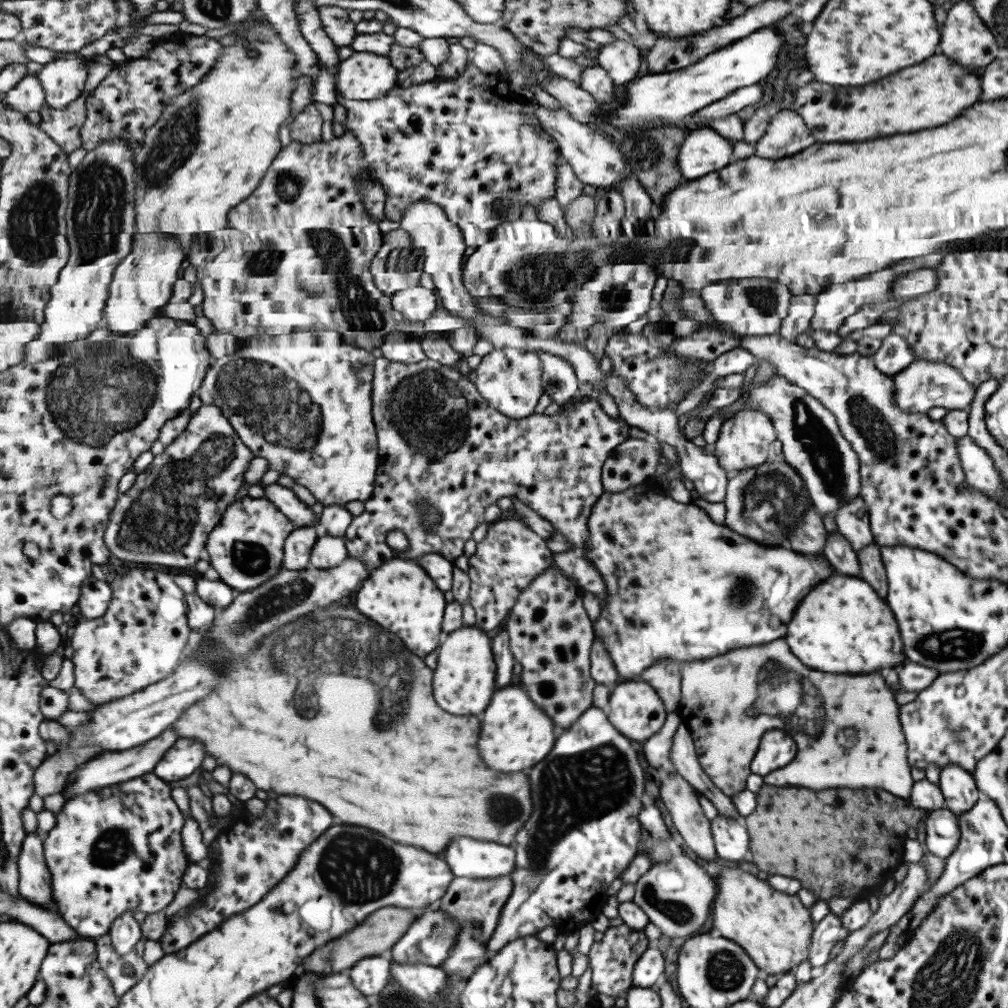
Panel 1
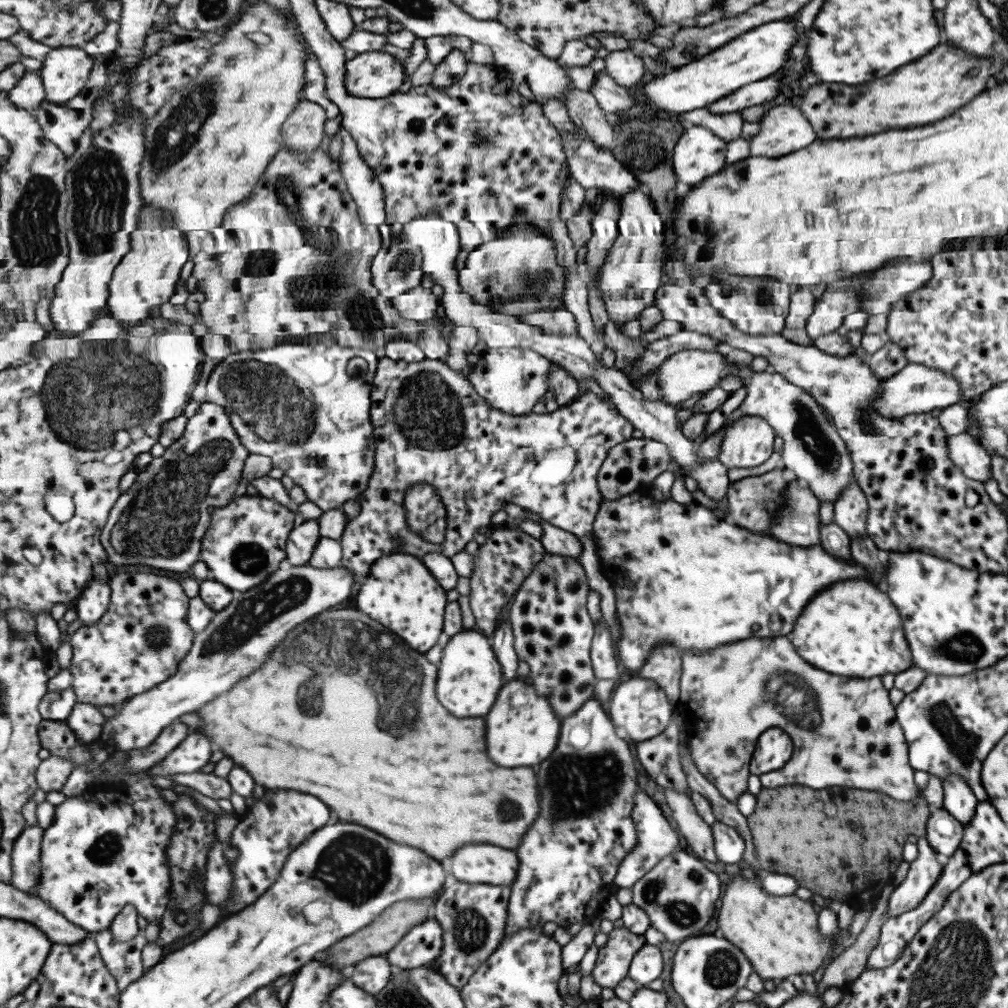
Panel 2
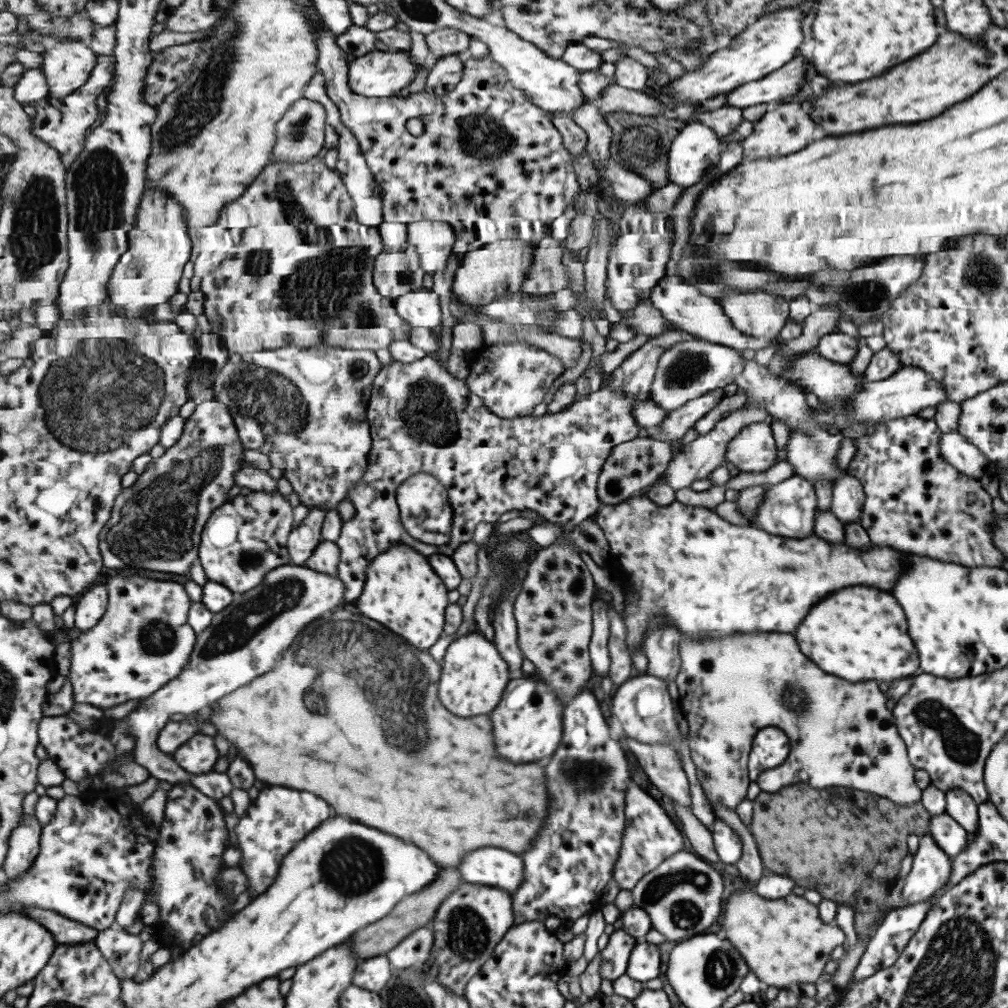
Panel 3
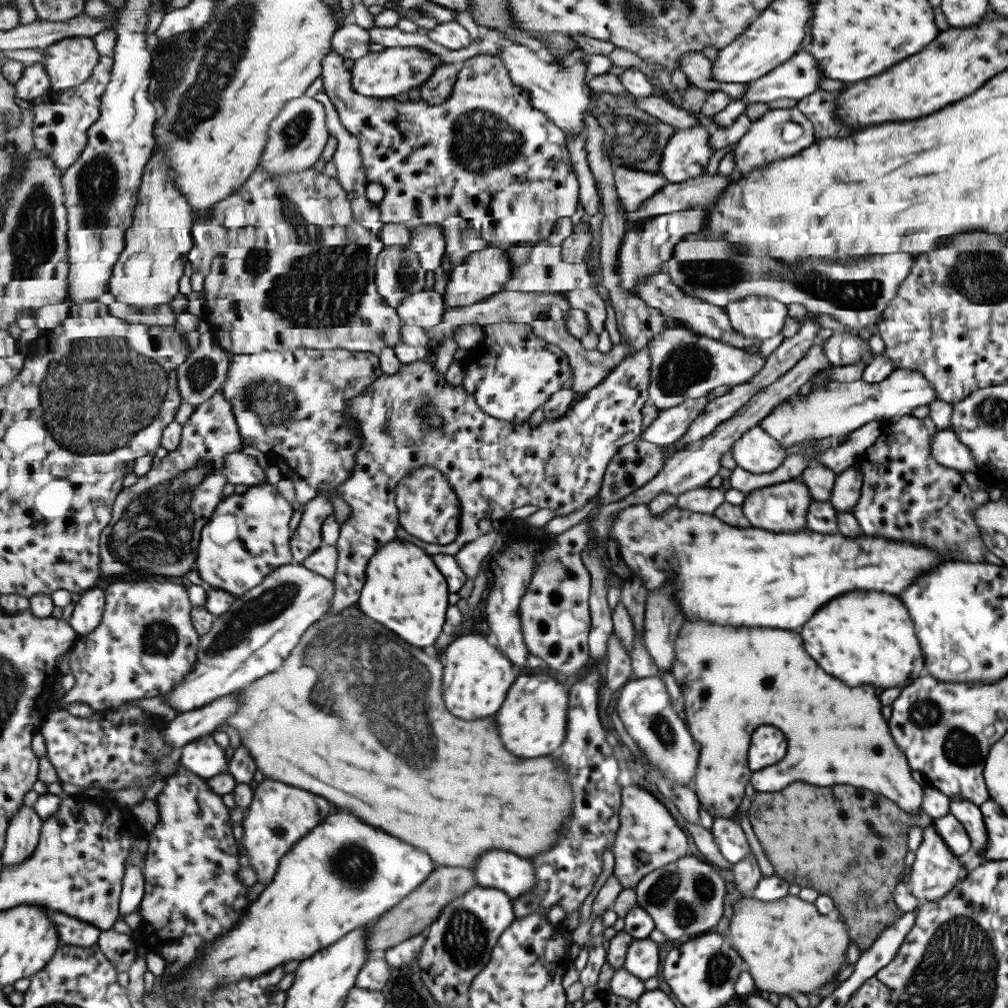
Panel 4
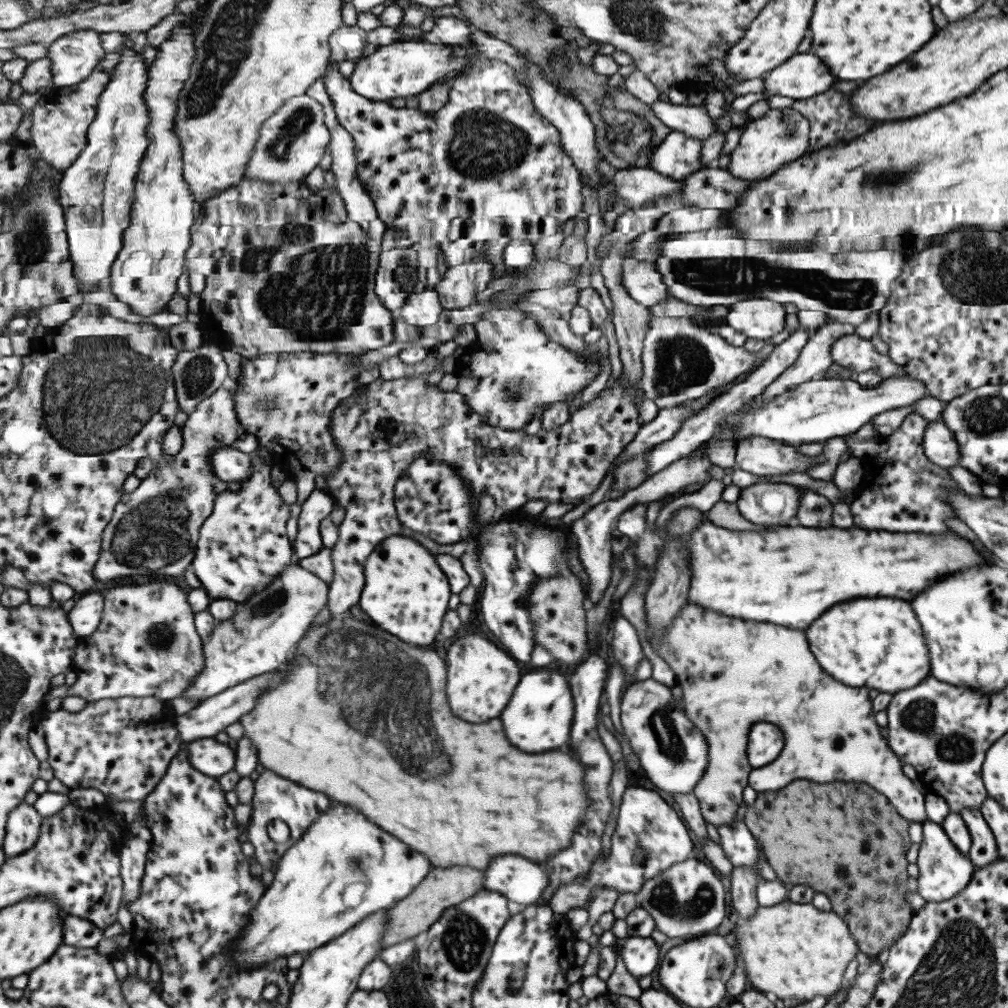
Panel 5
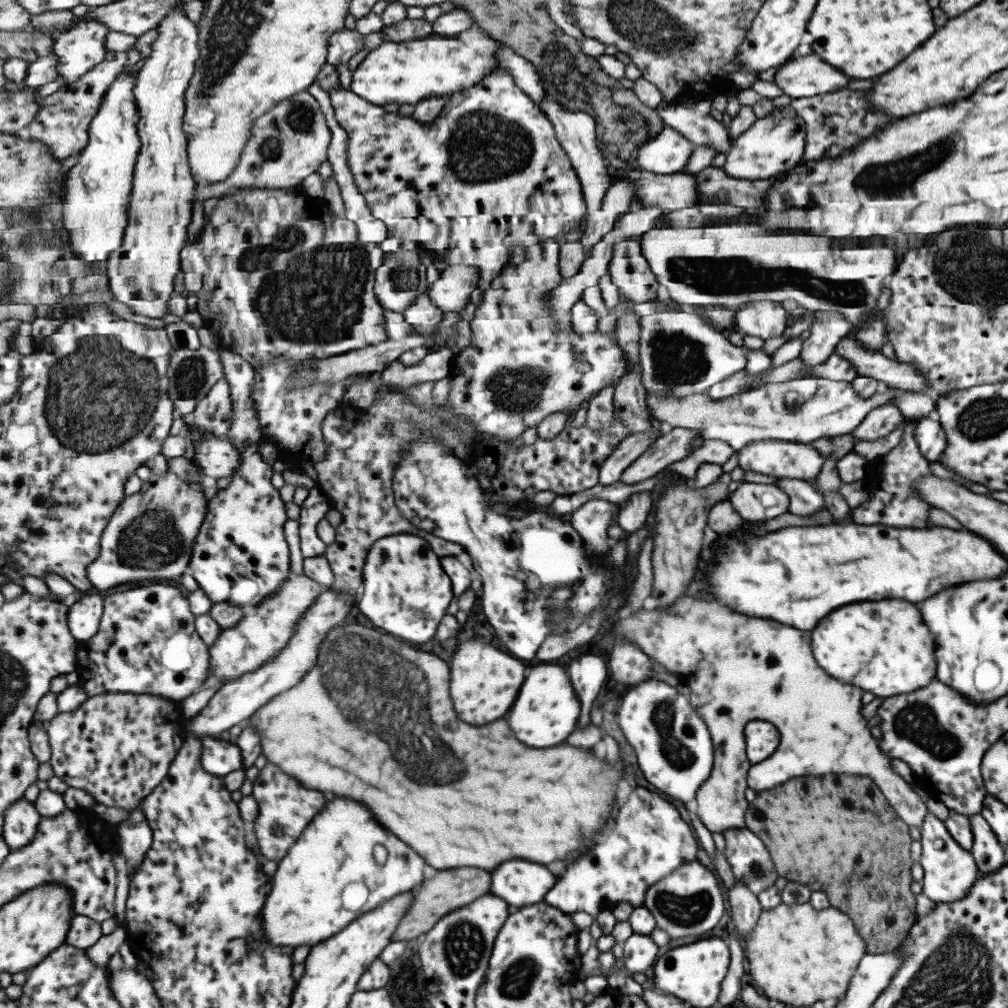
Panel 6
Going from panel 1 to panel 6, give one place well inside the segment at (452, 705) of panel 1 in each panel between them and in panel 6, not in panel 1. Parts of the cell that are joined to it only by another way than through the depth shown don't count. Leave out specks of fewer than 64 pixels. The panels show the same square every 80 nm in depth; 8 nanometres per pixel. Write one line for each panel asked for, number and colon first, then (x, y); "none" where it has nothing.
2: (471, 677)
3: (475, 675)
4: (478, 676)
5: (482, 678)
6: (485, 682)

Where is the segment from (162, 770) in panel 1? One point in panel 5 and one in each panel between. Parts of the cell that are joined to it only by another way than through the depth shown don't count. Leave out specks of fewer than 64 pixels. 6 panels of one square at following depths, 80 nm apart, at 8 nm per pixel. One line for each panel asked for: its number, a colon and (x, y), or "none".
2: (195, 754)
3: (198, 756)
4: (205, 757)
5: (209, 756)

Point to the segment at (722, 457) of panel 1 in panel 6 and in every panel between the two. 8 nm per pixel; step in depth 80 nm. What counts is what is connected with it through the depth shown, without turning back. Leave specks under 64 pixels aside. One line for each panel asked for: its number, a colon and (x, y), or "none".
2: (748, 442)
3: (752, 449)
4: (755, 451)
5: (761, 456)
6: (790, 460)

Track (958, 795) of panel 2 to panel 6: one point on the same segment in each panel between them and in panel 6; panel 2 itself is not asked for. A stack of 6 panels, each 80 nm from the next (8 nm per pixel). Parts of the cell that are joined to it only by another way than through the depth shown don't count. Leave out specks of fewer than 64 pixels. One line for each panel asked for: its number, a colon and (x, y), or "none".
3: (959, 805)
4: (968, 814)
5: (982, 852)
6: (987, 852)

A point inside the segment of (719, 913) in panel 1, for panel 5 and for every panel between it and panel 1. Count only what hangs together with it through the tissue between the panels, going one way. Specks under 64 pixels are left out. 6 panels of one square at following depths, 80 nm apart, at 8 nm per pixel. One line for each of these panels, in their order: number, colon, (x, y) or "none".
2: (779, 936)
3: (783, 941)
4: (787, 947)
5: (789, 951)

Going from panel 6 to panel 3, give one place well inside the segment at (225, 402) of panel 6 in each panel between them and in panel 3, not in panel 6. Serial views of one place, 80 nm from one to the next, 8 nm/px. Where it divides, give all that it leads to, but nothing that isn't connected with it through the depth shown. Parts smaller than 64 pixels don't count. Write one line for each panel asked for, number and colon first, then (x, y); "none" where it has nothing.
3: (171, 503)
4: (159, 520)
5: (156, 529)

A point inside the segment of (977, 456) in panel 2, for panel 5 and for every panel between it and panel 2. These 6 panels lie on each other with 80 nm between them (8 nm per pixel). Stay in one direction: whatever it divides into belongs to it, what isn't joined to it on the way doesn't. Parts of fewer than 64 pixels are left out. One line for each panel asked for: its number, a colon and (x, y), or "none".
3: (953, 448)
4: (946, 449)
5: (938, 446)

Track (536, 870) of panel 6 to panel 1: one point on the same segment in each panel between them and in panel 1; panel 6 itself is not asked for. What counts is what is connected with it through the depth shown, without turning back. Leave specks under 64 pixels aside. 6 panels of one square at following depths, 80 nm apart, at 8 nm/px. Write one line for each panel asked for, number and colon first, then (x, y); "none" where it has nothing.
1: (469, 858)
2: (479, 863)
3: (495, 866)
4: (516, 876)
5: (524, 882)

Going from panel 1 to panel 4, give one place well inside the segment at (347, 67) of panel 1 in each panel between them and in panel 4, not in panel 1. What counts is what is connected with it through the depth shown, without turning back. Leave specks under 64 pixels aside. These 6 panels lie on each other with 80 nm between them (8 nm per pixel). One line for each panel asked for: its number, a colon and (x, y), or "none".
2: (377, 74)
3: (378, 74)
4: (393, 71)

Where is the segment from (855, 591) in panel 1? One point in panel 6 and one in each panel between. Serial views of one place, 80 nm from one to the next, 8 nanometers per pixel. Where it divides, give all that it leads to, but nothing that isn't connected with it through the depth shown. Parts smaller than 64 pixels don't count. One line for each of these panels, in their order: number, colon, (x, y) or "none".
2: (852, 630)
3: (859, 634)
4: (862, 638)
5: (876, 643)
6: (884, 648)

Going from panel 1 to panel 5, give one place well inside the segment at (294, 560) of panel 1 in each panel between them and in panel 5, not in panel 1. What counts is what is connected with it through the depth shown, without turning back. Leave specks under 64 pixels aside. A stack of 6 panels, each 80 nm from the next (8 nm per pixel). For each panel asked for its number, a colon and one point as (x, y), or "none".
2: (304, 539)
3: (307, 537)
4: (307, 538)
5: (318, 507)

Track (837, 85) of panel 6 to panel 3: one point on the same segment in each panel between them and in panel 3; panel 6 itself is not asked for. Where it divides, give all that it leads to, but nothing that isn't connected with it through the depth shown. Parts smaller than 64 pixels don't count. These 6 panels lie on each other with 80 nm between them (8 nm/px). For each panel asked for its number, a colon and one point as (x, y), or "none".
3: (783, 83)
4: (798, 77)
5: (802, 76)

